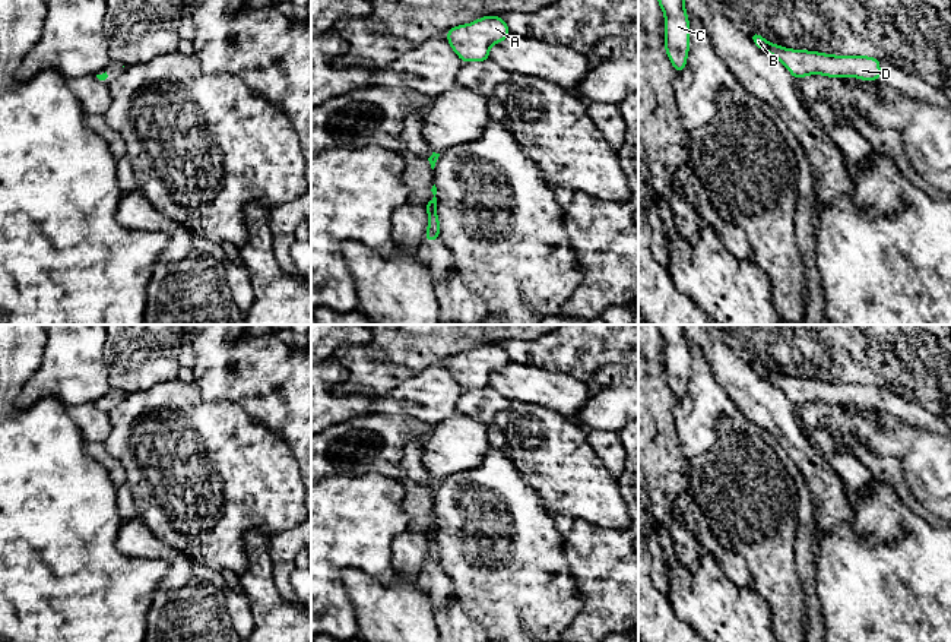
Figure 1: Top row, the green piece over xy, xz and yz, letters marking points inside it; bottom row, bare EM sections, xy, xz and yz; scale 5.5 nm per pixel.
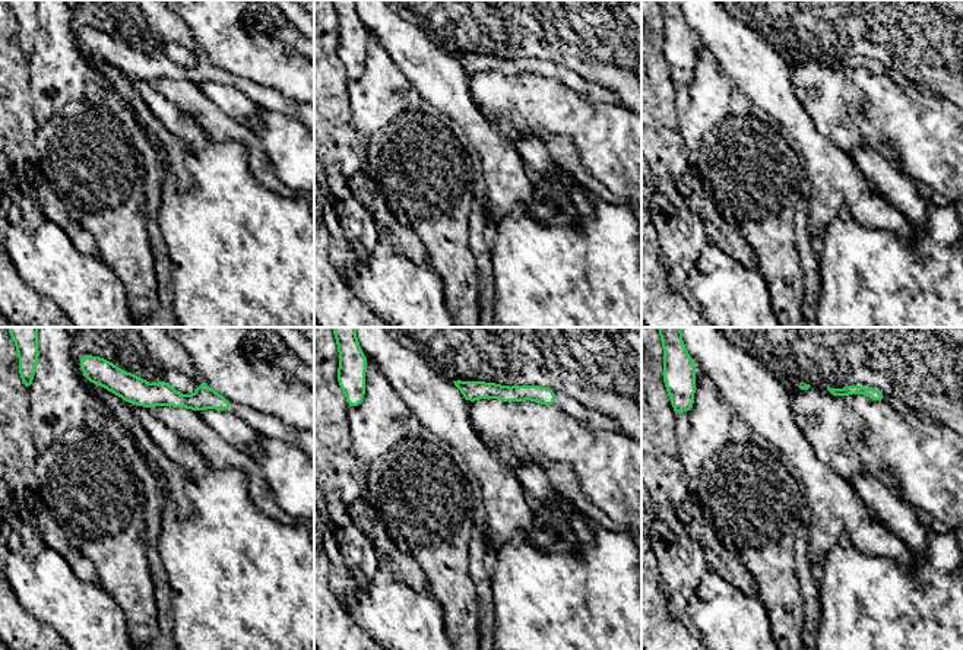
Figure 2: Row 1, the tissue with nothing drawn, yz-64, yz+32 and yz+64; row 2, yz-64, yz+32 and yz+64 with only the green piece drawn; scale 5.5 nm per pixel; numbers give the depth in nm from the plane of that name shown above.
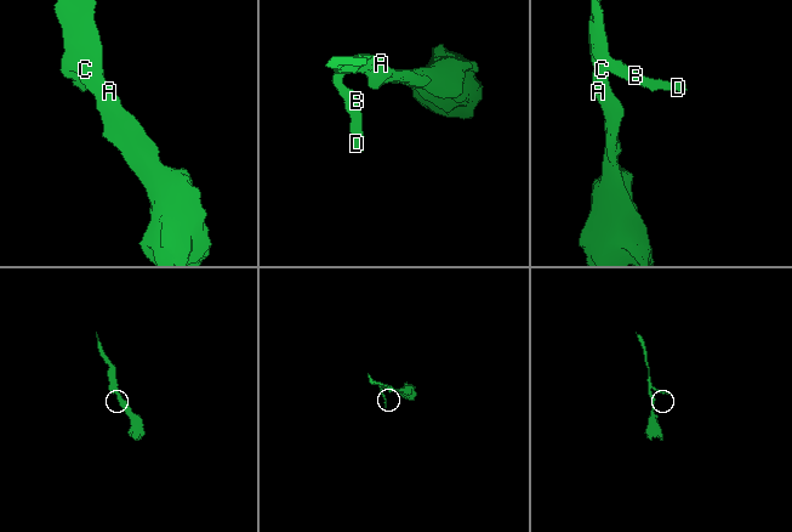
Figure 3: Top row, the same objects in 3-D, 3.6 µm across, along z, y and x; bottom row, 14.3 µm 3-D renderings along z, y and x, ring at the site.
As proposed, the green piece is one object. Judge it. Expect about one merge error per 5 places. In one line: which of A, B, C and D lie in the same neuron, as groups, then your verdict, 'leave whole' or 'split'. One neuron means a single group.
A B C D | leave whole

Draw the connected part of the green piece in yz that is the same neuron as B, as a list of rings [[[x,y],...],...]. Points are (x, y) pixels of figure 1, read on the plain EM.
[[[749,361],[754,371],[774,386],[793,402],[795,408],[808,402],[824,402],[828,405],[858,405],[862,408],[881,407],[881,389],[865,383],[833,383],[818,379],[790,377],[768,370],[760,361]]]

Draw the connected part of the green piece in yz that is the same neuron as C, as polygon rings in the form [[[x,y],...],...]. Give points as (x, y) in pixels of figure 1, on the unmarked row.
[[[656,325],[665,342],[665,377],[675,399],[687,393],[690,379],[690,347],[684,325]]]

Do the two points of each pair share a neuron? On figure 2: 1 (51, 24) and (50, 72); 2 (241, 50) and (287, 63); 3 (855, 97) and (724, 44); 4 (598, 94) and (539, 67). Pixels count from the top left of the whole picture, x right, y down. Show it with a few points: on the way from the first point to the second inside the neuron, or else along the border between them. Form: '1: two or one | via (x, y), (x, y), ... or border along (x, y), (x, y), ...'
1: one | via (51, 35), (51, 60)
2: one | via (253, 56), (275, 63)
3: two | border along (786, 60), (794, 92), (801, 102)
4: one | via (583, 86), (561, 72), (554, 70)

